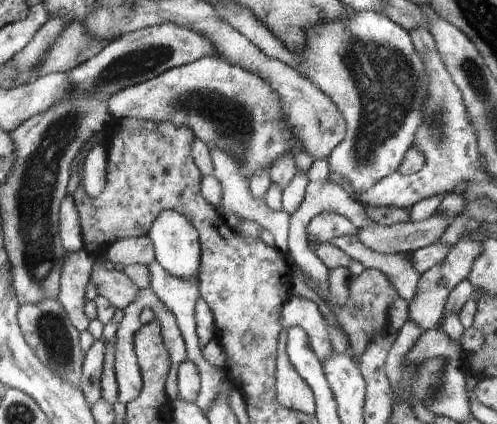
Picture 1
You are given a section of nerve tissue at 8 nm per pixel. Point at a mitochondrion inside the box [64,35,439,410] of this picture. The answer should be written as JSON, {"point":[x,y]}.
{"point":[388,87]}

